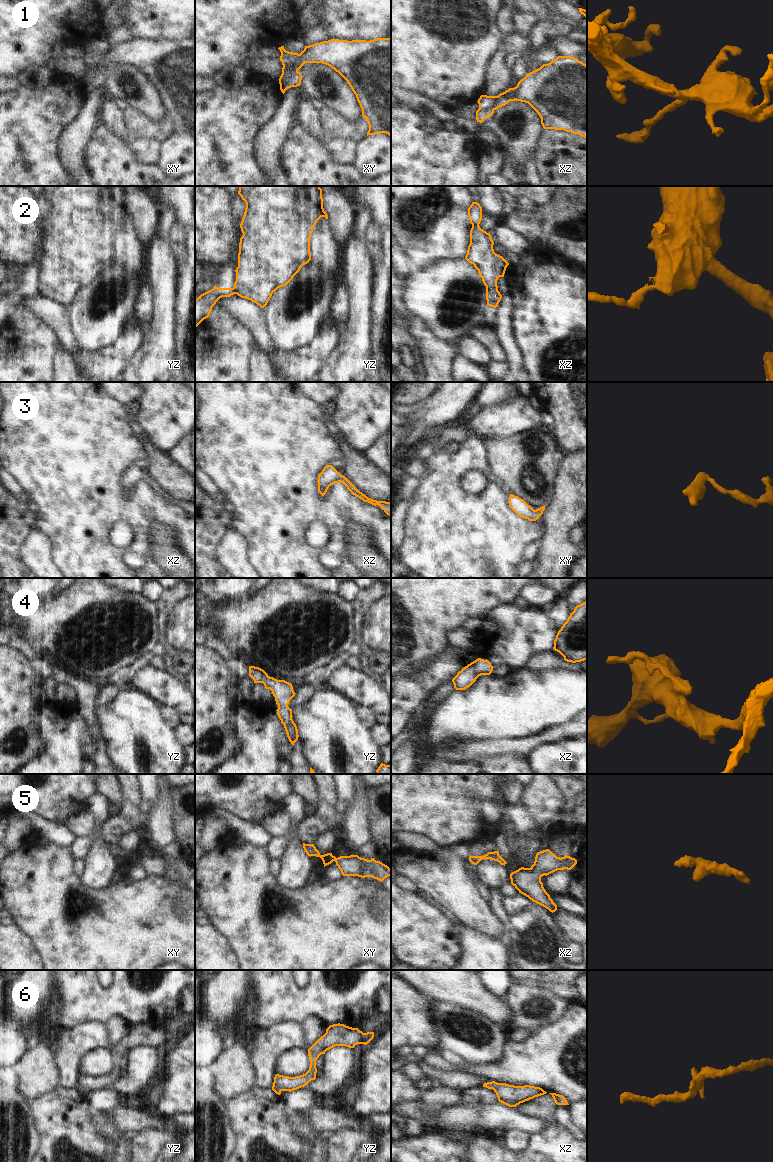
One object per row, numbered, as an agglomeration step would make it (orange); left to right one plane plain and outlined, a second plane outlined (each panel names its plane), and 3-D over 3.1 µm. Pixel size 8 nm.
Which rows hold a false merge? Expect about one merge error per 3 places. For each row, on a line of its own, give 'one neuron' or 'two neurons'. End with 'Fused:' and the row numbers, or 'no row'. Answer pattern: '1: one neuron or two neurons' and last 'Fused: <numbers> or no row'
1: two neurons
2: two neurons
3: one neuron
4: one neuron
5: one neuron
6: one neuron
Fused: 1, 2

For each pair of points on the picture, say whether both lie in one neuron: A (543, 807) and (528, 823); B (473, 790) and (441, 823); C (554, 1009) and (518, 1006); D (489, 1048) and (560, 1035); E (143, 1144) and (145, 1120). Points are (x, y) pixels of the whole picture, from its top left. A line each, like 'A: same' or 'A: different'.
A: different
B: same
C: same
D: different
E: different

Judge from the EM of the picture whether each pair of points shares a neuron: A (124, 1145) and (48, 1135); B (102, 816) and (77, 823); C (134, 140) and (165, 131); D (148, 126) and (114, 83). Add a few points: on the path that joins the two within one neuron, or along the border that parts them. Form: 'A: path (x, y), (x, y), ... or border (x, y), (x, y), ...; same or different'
A: path (105, 1148), (78, 1148), (67, 1139); same
B: border (85, 810), (91, 814), (97, 823), (101, 824); different
C: border (124, 123), (137, 135), (159, 142); different
D: border (129, 105), (154, 121); different

